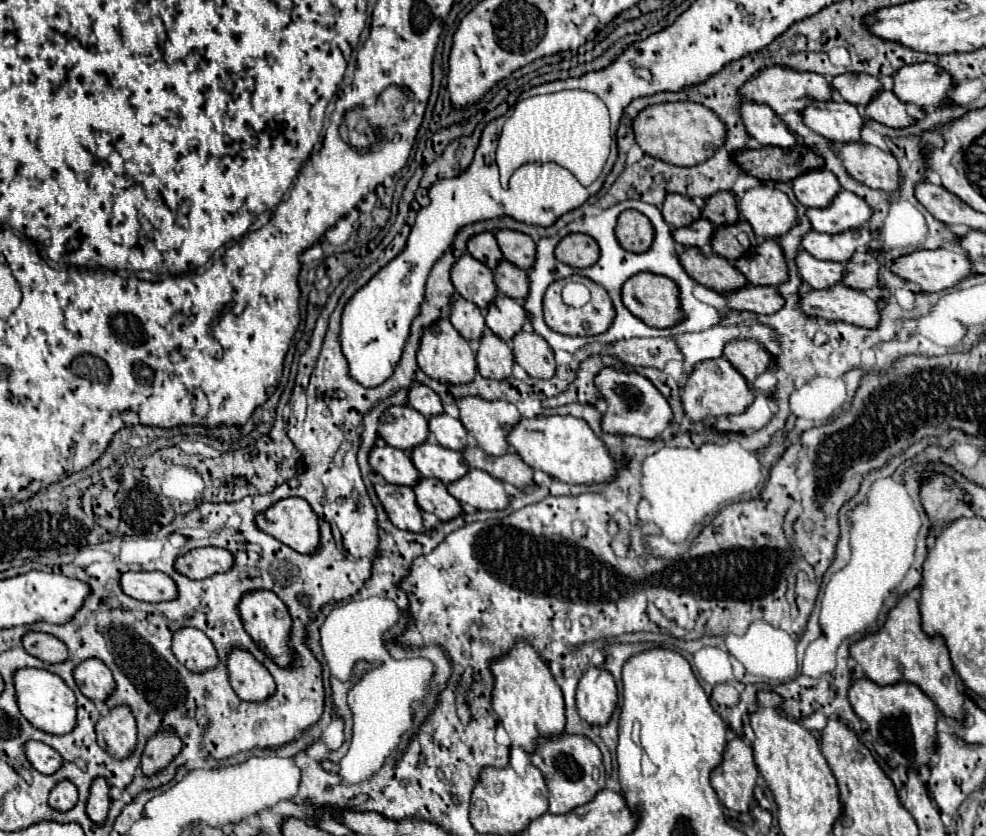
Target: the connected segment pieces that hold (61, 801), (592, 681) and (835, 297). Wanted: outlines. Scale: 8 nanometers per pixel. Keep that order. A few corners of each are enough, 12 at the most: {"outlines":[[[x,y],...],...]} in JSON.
{"outlines":[[[69,781],[57,783],[49,807],[69,811],[77,803],[77,789]],[[589,667],[577,687],[577,713],[593,727],[617,707],[611,673]],[[847,285],[801,293],[825,321],[881,325],[881,303]]]}

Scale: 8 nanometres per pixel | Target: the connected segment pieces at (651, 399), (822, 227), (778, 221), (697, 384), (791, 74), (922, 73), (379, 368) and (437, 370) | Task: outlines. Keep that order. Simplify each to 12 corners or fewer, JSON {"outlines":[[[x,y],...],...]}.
{"outlines":[[[643,375],[595,377],[605,433],[657,439],[671,425],[667,399]],[[851,191],[825,209],[807,209],[813,229],[831,235],[859,229],[873,209]],[[773,185],[749,189],[739,211],[761,239],[799,225],[795,205]],[[725,357],[699,363],[681,391],[691,423],[741,415],[755,395]],[[763,69],[741,87],[755,103],[783,115],[831,101],[823,75]],[[933,63],[905,65],[893,93],[917,107],[945,107],[953,79]],[[491,121],[473,163],[437,181],[405,251],[345,305],[349,375],[379,387],[403,355],[429,271],[463,227],[565,209],[493,205]],[[449,319],[425,329],[417,365],[449,385],[475,379],[477,361]]]}

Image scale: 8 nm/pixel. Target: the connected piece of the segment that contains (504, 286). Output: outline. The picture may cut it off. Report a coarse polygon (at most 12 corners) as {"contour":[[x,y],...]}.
{"contour":[[503,261],[495,271],[499,293],[523,301],[527,271]]}

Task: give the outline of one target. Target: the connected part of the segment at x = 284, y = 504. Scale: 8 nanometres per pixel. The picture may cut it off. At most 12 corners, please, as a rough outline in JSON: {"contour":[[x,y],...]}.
{"contour":[[301,497],[277,501],[257,525],[303,555],[319,549],[317,515]]}

